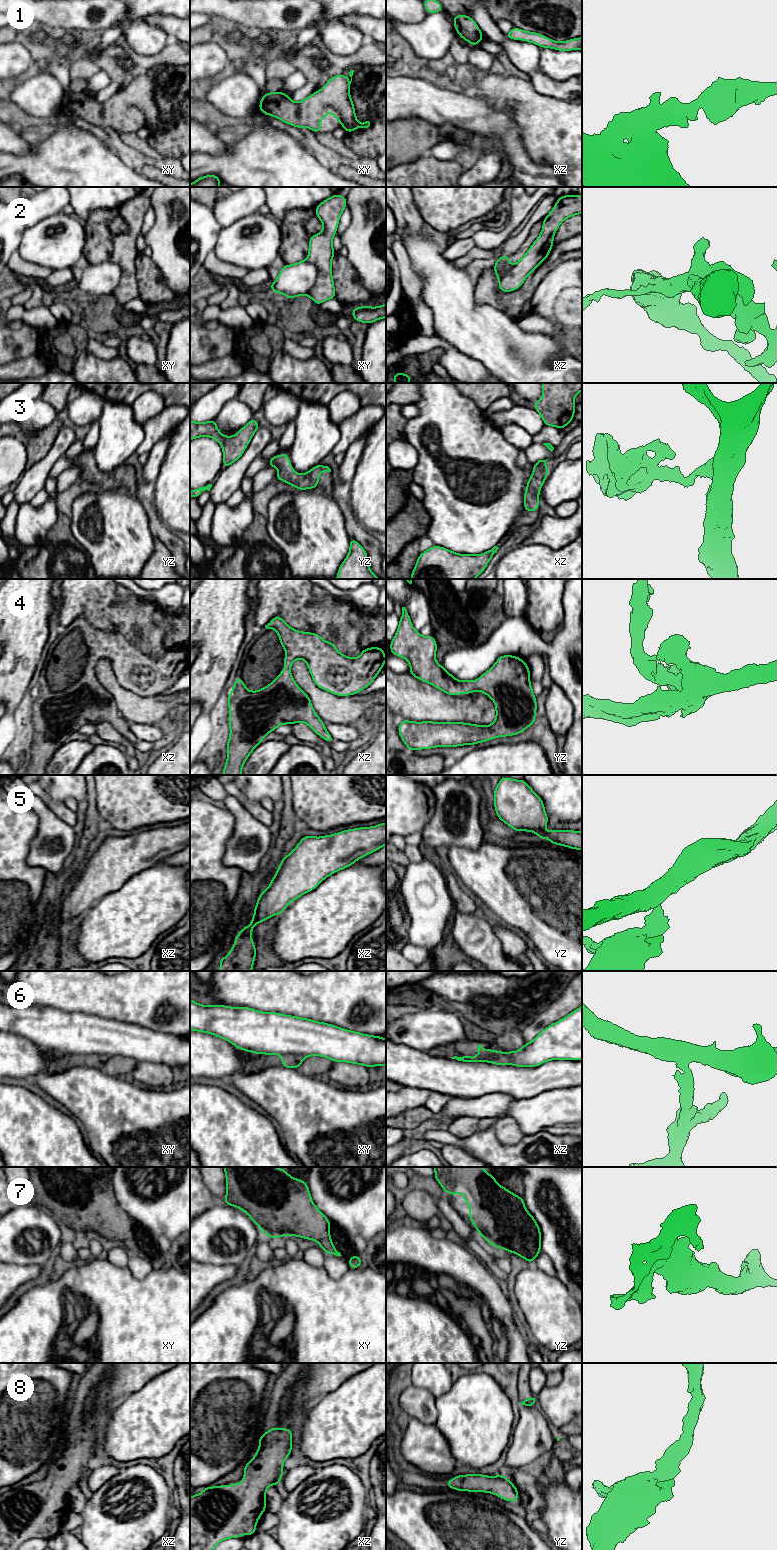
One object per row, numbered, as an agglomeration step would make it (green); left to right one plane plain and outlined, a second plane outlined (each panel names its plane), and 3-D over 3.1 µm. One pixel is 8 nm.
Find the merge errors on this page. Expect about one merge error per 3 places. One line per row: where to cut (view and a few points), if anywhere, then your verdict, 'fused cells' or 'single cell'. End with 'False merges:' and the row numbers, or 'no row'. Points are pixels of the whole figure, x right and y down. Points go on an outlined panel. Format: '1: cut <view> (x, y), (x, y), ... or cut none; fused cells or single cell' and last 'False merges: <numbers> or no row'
1: cut none; single cell
2: cut xy (306, 259), (315, 267), (317, 272), (314, 285), (307, 294); fused cells
3: cut none; single cell
4: cut none; single cell
5: cut xz (251, 929), (245, 929), (240, 932); fused cells
6: cut xy (282, 1054), (300, 1054), (304, 1057); fused cells
7: cut none; single cell
8: cut none; single cell
False merges: 2, 5, 6

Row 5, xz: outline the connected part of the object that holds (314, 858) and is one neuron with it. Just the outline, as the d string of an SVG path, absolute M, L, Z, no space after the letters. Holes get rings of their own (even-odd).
M386 822L322 837L303 836L292 852L281 859L269 887L260 893L250 924L240 928L240 932L245 929L252 930L258 923L274 915L280 915L291 901L314 890L328 876L351 866L360 858L379 850L384 845L386 845Z

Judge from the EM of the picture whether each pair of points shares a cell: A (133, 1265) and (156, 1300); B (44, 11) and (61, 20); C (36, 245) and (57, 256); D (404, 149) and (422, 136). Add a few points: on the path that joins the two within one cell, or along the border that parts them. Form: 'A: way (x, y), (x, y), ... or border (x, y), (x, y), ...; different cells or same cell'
A: border (126, 1266), (138, 1279), (143, 1279), (154, 1268); different cells
B: way (48, 13), (57, 16); same cell
C: way (41, 245), (46, 245), (52, 251); same cell
D: way (408, 145), (418, 137); same cell

